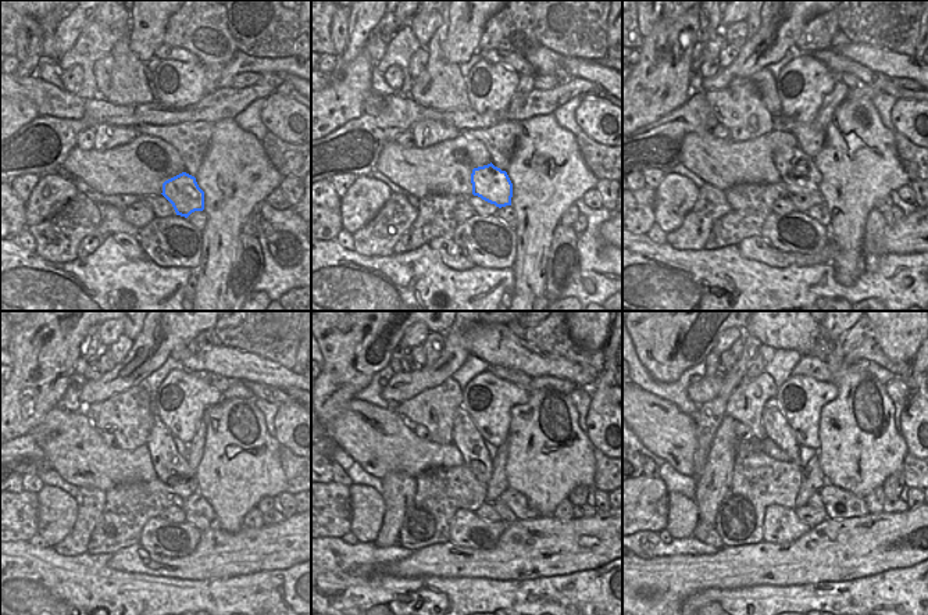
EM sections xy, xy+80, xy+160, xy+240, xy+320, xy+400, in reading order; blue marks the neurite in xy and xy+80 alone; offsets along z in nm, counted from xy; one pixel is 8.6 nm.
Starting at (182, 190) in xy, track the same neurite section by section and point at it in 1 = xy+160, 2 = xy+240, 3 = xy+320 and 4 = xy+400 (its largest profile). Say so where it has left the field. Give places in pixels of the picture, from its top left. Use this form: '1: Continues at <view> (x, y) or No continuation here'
1: Continues at xy+160 (798, 171)
2: Continues at xy+240 (170, 467)
3: Continues at xy+320 (466, 436)
4: Continues at xy+400 (777, 429)

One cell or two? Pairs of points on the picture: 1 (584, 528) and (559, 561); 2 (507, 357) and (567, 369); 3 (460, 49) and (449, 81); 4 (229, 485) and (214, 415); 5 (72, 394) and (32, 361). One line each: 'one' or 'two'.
1: one
2: one
3: two
4: one
5: two

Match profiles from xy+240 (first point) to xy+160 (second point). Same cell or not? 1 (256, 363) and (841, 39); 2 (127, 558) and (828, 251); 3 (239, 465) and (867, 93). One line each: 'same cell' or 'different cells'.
1: different cells
2: same cell
3: different cells

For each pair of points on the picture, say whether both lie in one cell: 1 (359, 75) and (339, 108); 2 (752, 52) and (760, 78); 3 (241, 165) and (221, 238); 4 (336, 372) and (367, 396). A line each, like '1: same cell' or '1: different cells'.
1: same cell
2: different cells
3: same cell
4: different cells

